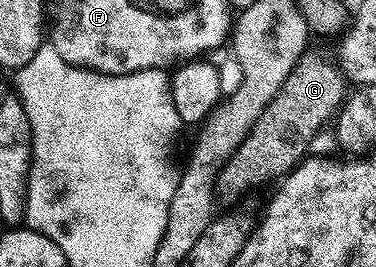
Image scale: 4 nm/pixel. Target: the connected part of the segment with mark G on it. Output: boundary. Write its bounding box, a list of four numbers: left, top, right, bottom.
[214,52,347,202]

